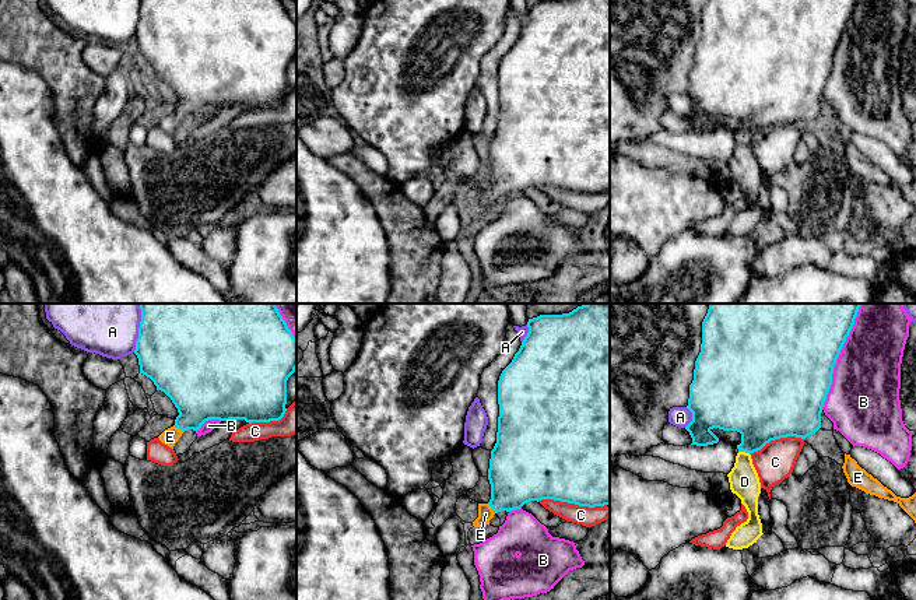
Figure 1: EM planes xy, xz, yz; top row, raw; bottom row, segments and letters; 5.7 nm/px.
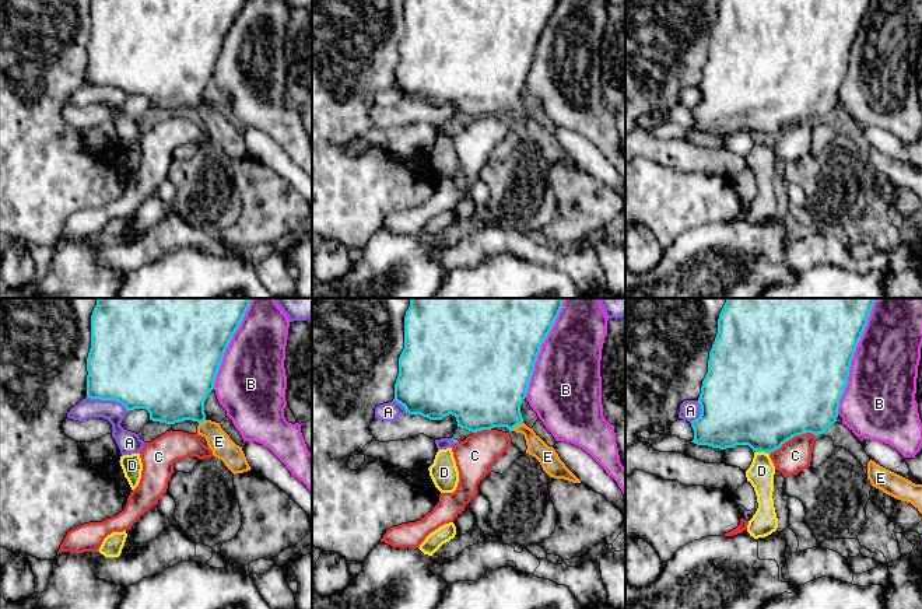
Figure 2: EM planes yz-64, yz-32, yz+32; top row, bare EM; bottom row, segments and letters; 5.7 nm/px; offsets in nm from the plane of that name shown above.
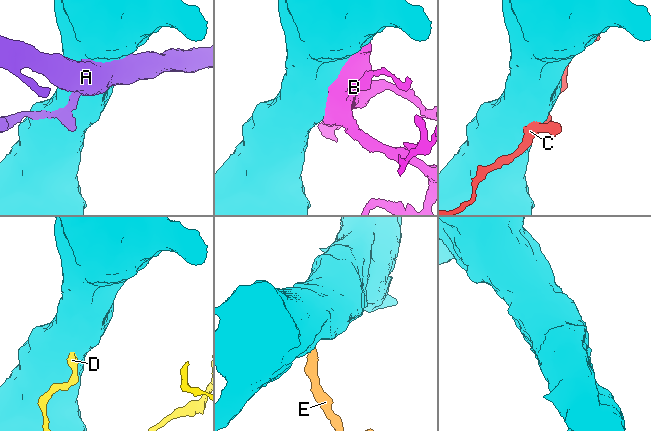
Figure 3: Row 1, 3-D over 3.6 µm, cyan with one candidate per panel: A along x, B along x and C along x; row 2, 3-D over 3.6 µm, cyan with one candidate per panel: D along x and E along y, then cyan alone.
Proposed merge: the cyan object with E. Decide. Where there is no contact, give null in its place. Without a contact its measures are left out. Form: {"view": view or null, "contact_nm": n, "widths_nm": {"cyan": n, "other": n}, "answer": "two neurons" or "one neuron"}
{"view": "xz", "contact_nm": 80, "widths_nm": {"cyan": 340, "other": 90}, "answer": "one neuron"}

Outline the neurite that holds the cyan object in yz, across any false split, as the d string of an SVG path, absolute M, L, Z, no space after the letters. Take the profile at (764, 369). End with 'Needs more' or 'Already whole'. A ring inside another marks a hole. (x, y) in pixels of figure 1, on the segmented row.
M709 303L708 313L702 322L701 352L695 361L694 380L689 385L687 408L692 413L692 421L685 427L692 438L691 445L708 446L719 442L712 432L713 428L737 431L741 434L738 452L754 453L775 439L796 436L806 439L821 428L821 413L826 394L832 385L832 373L840 350L849 336L861 303Z. Already whole

